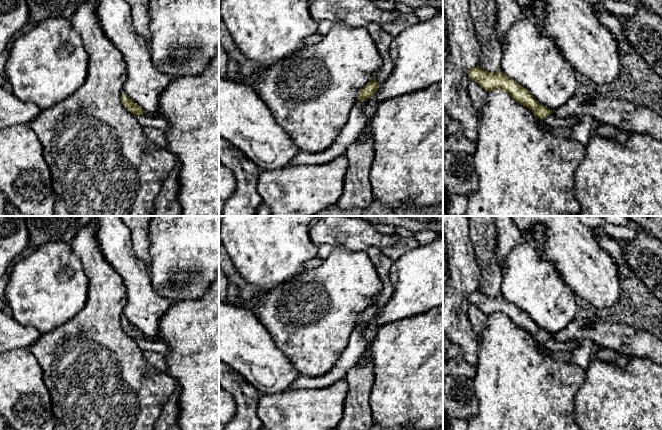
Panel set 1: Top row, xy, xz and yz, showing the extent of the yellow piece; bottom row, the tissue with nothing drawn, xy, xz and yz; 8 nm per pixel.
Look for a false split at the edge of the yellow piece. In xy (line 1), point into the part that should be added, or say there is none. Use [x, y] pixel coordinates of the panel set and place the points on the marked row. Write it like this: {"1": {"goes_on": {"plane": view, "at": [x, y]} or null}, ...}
{"1": {"goes_on": null}}

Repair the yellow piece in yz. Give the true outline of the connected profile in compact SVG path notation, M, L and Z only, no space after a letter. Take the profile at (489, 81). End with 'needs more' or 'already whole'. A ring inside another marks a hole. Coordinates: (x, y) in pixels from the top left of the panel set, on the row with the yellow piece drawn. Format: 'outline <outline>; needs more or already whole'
outline M477 65L468 70L468 75L470 80L477 82L486 91L499 89L507 92L518 103L529 108L539 119L544 119L552 113L558 117L590 115L603 124L627 132L649 134L662 141L662 117L629 101L577 93L562 106L551 110L540 104L526 88L506 76L501 70L489 73Z; needs more

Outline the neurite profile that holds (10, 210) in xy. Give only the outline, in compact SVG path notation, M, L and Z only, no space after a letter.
M8 201L5 204L5 213L6 213L6 216L31 216L31 215L22 213L17 207L13 206Z

